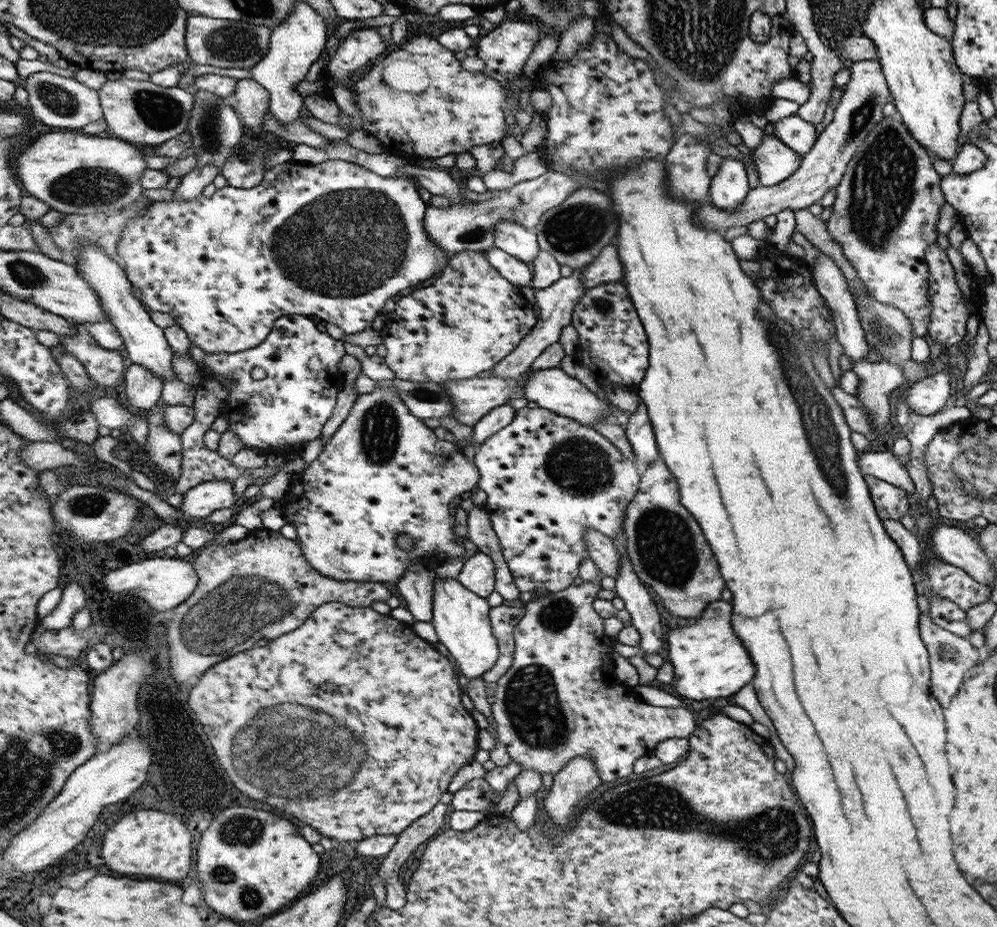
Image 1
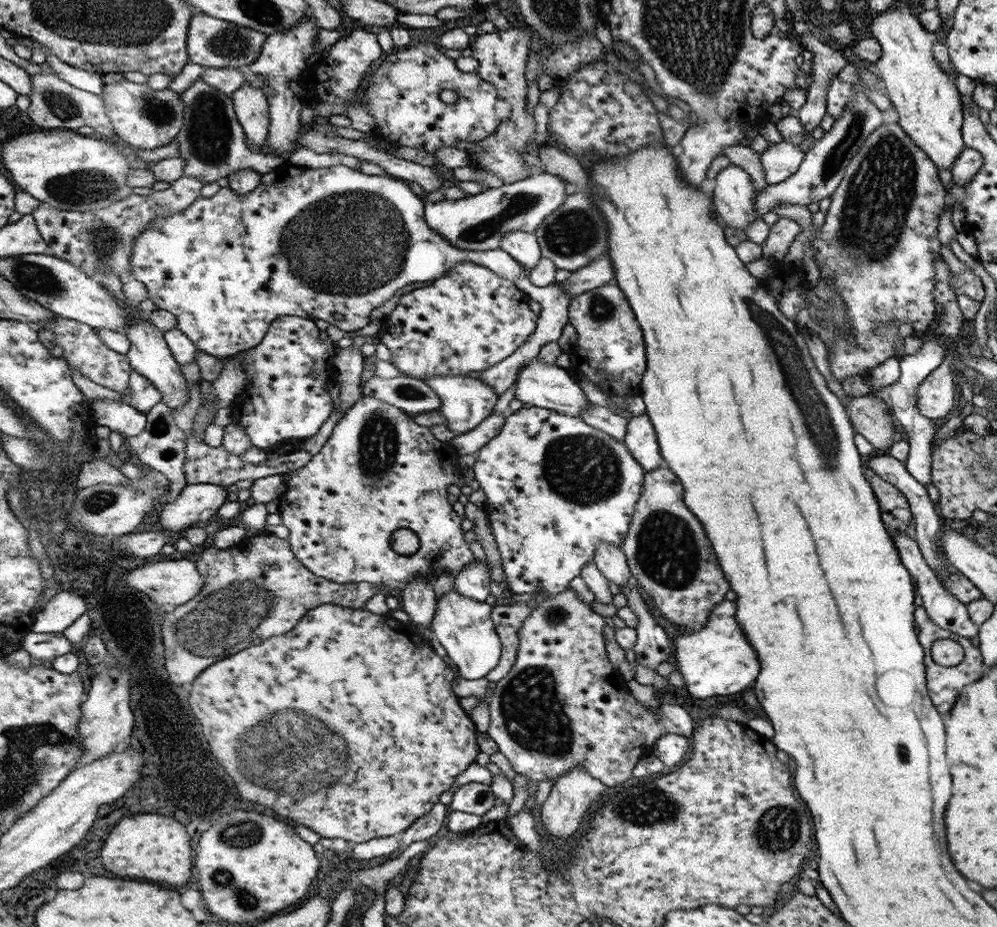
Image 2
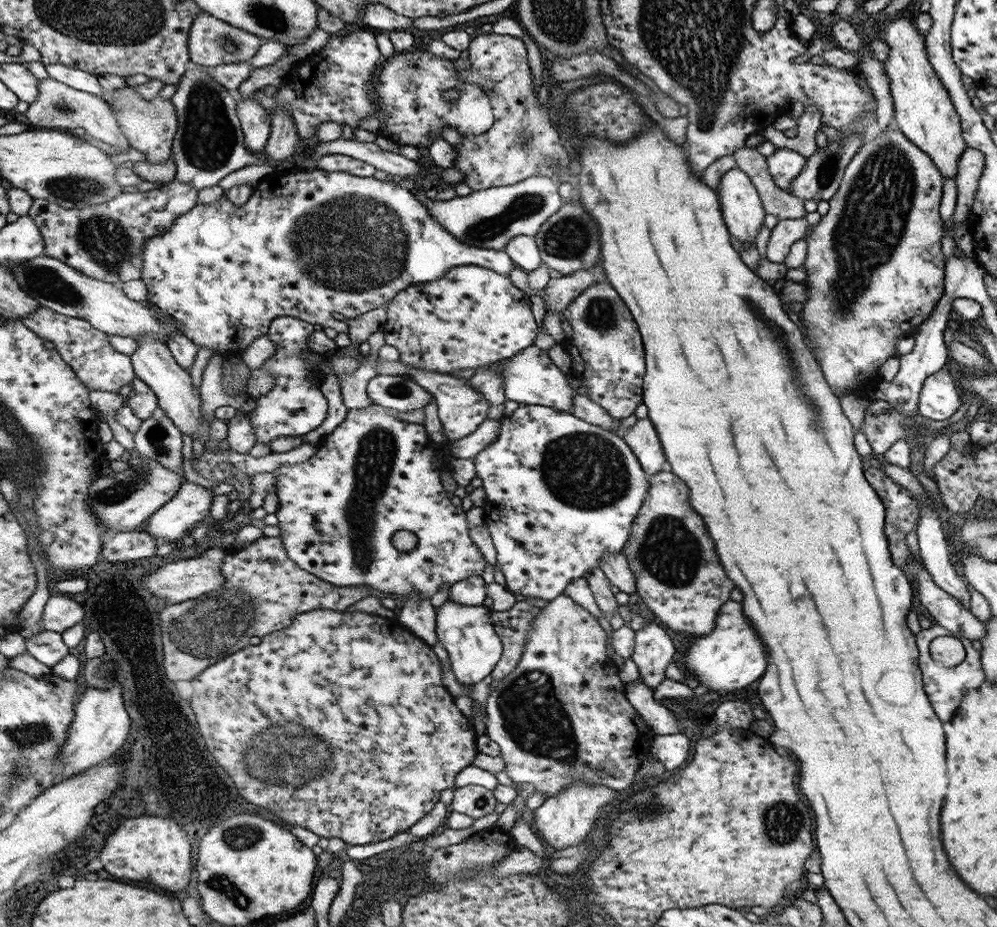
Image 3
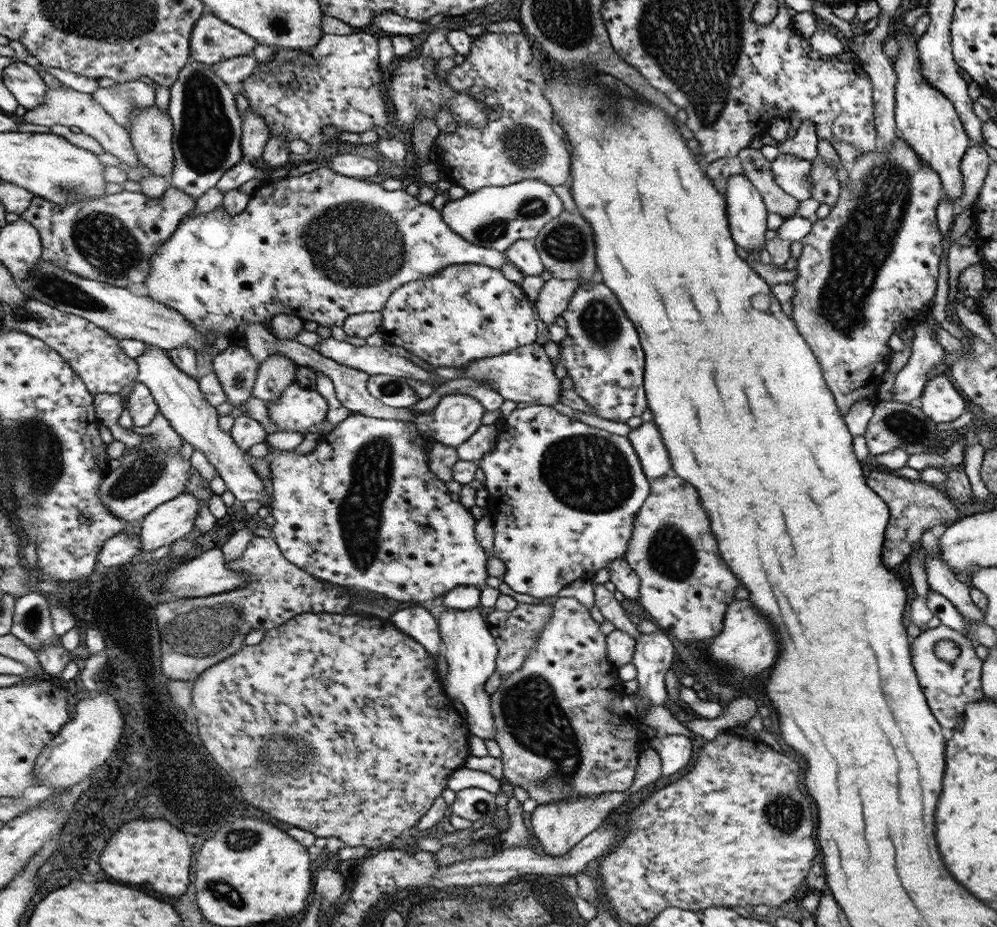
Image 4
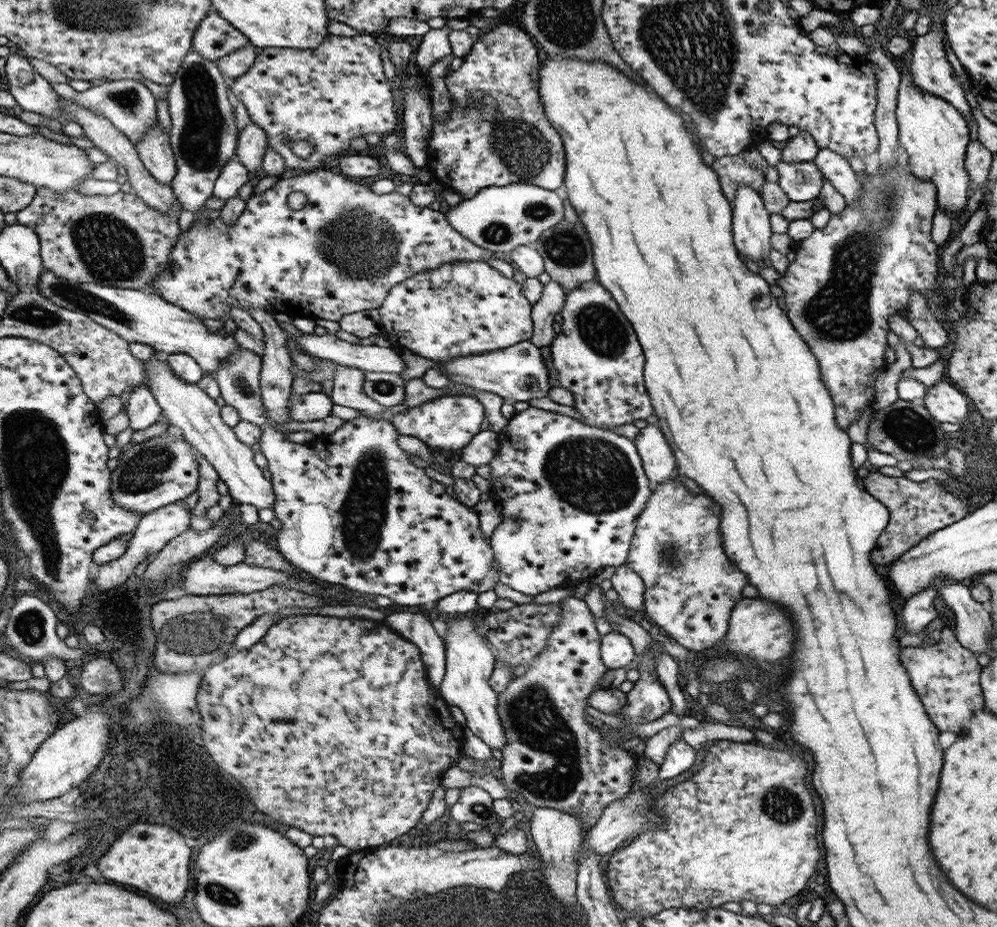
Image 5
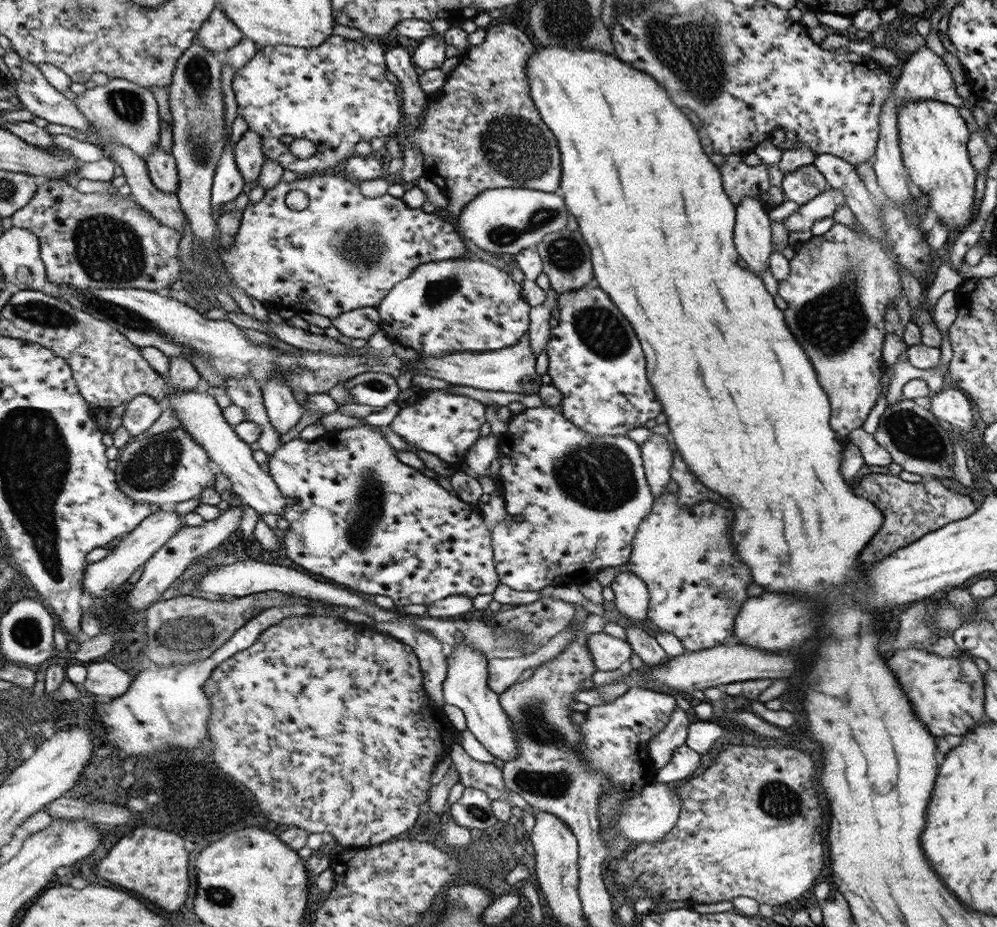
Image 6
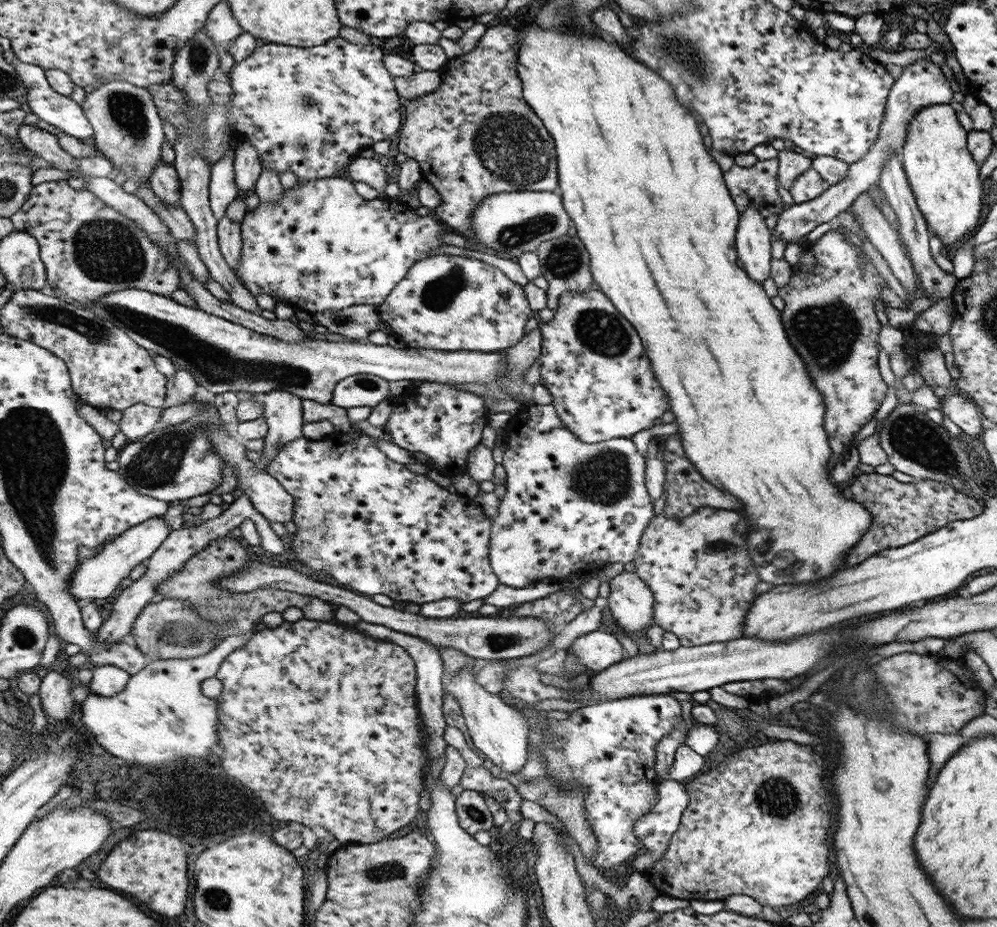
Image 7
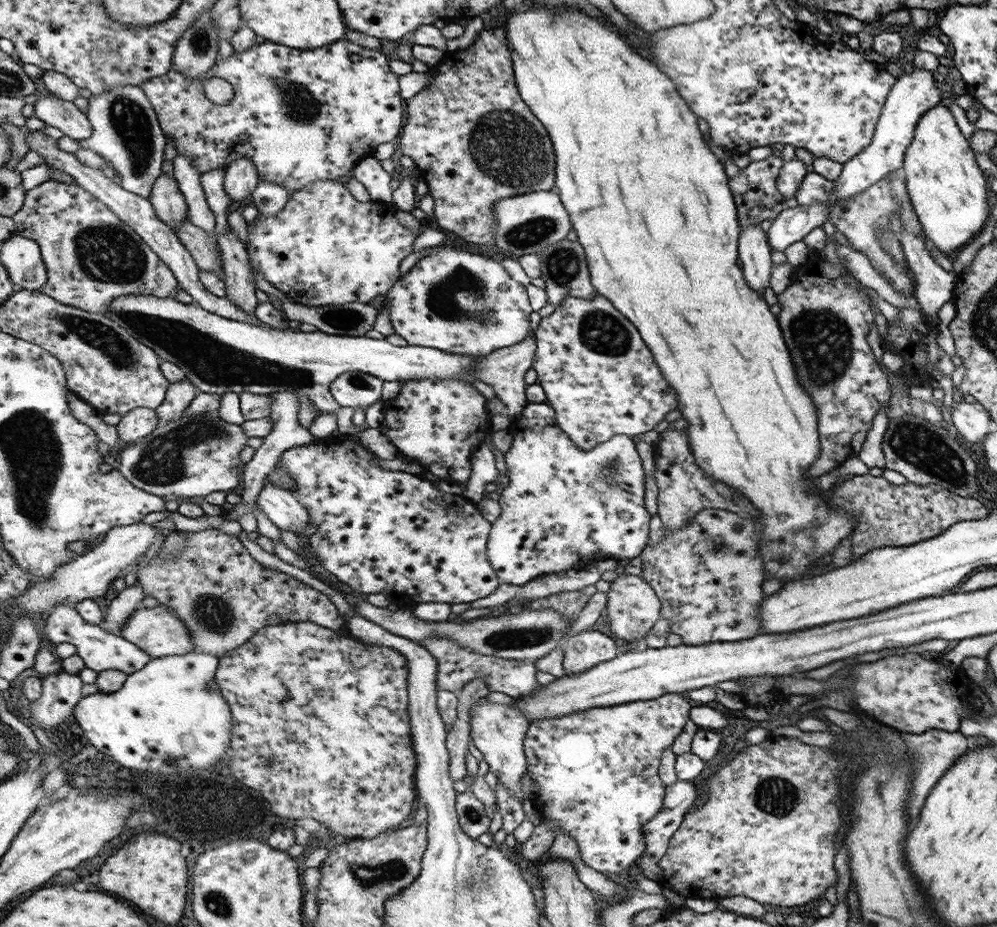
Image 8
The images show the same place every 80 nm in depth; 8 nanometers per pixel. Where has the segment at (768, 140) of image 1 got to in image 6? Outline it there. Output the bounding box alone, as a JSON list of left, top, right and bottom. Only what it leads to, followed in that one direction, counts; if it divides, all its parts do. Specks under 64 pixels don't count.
[781,164,830,205]

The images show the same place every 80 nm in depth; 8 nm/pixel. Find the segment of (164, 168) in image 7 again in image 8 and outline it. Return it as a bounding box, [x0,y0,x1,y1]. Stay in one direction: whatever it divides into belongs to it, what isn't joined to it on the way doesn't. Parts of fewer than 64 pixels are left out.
[148,172,188,234]

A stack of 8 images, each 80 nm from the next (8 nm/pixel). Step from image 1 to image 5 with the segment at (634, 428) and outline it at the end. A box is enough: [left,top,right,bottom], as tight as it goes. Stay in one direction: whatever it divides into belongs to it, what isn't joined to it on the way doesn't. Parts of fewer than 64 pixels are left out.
[635,425,676,488]

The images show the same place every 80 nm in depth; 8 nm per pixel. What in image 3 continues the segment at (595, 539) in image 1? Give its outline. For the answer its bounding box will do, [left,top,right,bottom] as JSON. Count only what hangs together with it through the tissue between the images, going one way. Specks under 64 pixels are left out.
[599,552,637,595]

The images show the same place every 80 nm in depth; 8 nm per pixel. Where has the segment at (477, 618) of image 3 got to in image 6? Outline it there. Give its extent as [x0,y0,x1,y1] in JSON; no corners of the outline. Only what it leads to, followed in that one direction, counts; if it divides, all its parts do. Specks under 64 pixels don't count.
[443,634,520,762]

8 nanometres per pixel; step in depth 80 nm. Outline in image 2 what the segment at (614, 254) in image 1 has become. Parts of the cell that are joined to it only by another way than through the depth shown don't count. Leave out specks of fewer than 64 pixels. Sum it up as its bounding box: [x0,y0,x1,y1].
[561,252,614,300]

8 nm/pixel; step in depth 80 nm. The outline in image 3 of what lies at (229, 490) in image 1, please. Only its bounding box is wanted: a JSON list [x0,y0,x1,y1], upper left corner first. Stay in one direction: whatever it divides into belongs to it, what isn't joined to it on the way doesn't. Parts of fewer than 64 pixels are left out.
[146,482,214,546]

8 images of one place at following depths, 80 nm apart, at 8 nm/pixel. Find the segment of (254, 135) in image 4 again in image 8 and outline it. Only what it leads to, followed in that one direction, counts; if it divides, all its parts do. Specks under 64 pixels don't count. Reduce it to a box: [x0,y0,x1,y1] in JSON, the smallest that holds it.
[225,158,259,202]

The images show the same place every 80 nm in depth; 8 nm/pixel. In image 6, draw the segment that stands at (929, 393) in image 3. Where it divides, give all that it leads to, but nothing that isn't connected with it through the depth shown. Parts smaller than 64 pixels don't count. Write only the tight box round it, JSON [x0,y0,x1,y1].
[929,382,975,432]

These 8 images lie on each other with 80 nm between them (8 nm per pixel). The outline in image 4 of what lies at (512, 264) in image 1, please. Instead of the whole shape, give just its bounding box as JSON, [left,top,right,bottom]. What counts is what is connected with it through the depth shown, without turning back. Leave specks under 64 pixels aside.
[145,166,506,344]

